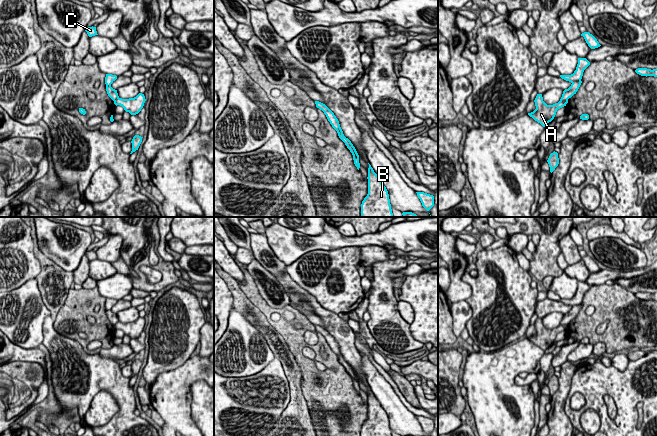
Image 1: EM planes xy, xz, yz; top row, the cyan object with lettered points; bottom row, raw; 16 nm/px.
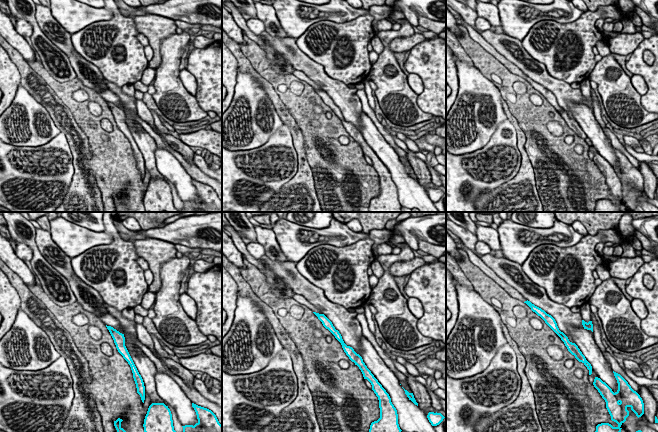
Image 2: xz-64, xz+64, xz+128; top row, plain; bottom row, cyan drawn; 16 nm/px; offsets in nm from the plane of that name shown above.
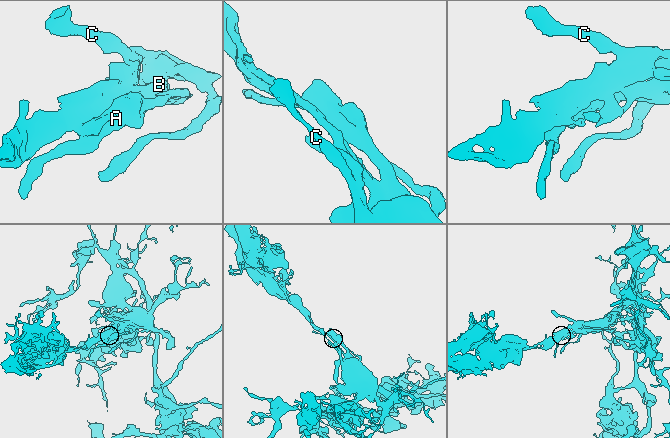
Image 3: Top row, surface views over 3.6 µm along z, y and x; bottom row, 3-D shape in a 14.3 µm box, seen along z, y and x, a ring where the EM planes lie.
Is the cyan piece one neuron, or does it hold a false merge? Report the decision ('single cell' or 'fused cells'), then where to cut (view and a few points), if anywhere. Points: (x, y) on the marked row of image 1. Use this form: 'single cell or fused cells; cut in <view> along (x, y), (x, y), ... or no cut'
fused cells; cut in yz along (581, 76), (571, 76), (567, 80)

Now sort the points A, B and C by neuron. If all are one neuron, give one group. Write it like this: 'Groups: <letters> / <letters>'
Groups: A C / B

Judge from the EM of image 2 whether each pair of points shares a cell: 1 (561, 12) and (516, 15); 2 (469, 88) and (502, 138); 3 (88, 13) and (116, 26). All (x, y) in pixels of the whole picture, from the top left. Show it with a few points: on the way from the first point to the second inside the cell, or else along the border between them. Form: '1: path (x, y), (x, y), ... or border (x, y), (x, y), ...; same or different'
1: path (550, 12), (527, 14); same
2: border (506, 118), (499, 124), (490, 140), (482, 148); different
3: border (113, 13), (109, 19), (95, 21), (82, 29); different

